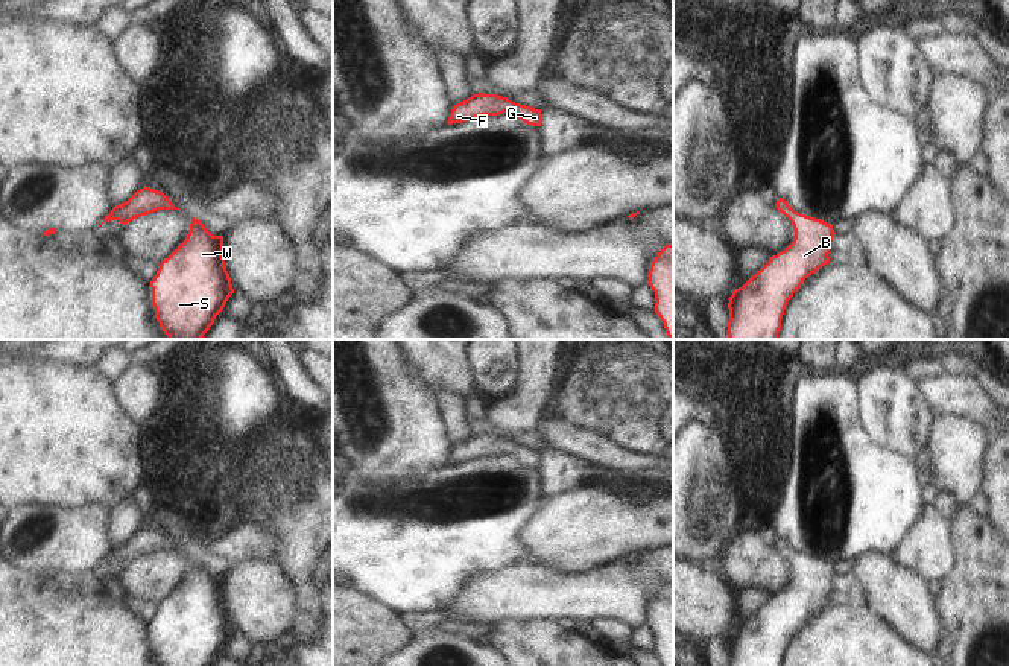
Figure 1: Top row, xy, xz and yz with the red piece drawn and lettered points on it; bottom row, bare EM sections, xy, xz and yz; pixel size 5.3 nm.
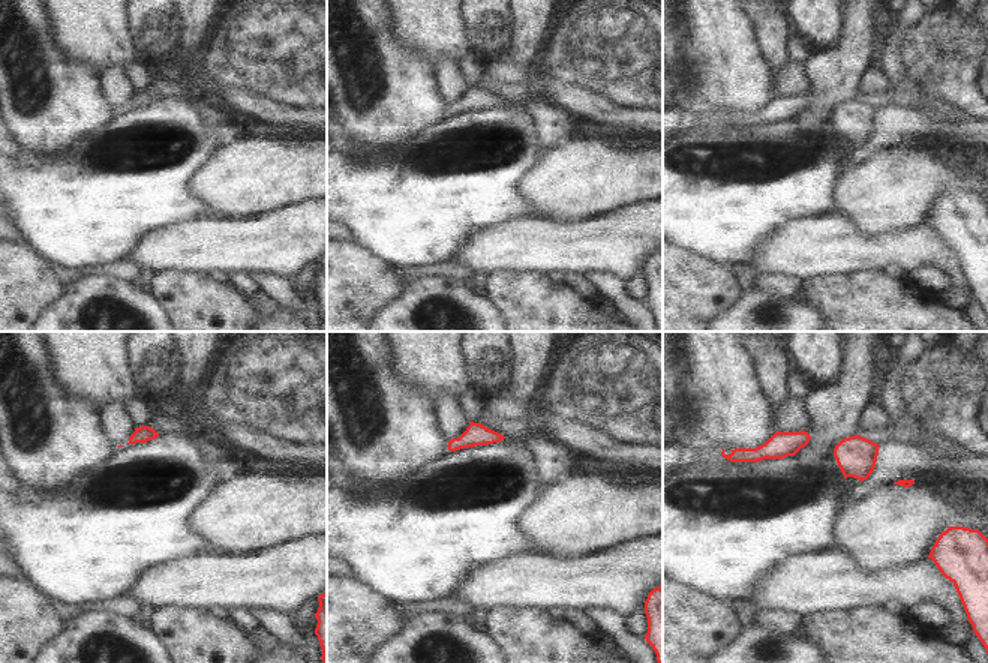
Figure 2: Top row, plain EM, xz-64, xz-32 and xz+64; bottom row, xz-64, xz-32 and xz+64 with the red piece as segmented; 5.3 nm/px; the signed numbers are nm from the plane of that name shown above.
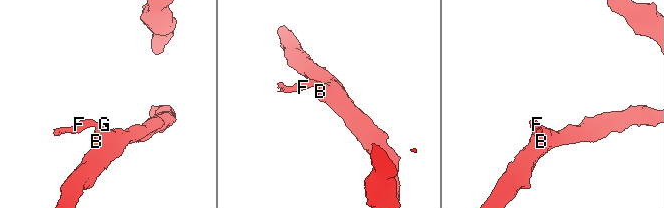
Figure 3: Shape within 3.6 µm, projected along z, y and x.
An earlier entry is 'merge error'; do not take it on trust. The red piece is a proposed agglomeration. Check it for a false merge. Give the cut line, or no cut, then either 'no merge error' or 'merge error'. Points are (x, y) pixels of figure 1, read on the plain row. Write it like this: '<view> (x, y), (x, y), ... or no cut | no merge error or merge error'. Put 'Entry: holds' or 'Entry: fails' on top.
Entry: fails
no cut | no merge error

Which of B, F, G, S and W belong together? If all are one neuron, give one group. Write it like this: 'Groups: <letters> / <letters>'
Groups: B F G S W

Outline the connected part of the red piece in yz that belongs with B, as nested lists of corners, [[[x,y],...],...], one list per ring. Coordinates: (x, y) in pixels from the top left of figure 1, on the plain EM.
[[[778,538],[777,550],[793,566],[793,582],[728,639],[728,666],[781,666],[787,642],[804,620],[830,604],[833,566],[795,552]]]

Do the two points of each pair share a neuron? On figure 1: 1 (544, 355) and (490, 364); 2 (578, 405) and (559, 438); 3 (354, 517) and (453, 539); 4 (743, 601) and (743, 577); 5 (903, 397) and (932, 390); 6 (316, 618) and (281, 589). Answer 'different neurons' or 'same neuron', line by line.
1: different neurons
2: different neurons
3: same neuron
4: different neurons
5: different neurons
6: different neurons

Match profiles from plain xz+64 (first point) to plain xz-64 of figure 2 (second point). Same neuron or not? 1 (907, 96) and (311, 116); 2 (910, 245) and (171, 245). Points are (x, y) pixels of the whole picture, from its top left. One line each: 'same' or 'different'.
1: same
2: same

